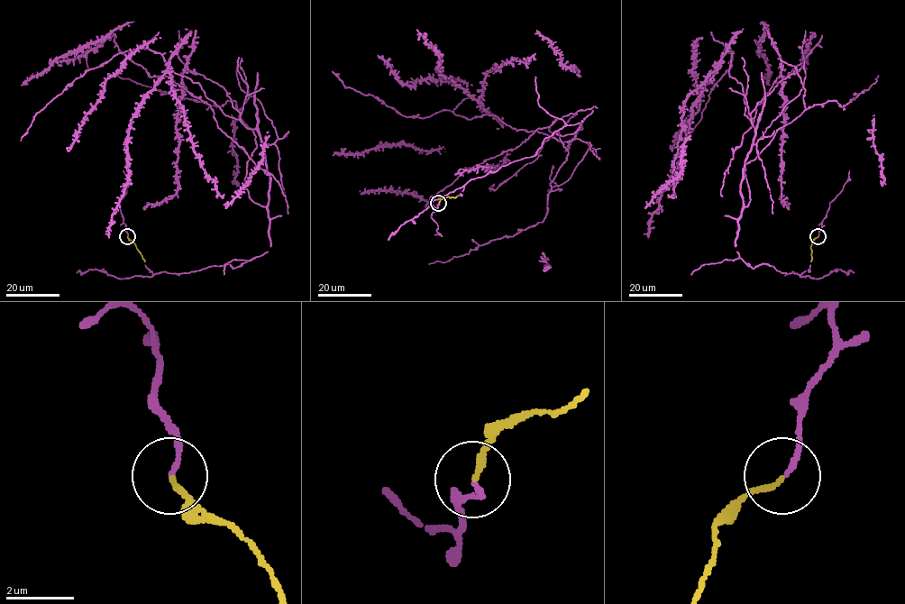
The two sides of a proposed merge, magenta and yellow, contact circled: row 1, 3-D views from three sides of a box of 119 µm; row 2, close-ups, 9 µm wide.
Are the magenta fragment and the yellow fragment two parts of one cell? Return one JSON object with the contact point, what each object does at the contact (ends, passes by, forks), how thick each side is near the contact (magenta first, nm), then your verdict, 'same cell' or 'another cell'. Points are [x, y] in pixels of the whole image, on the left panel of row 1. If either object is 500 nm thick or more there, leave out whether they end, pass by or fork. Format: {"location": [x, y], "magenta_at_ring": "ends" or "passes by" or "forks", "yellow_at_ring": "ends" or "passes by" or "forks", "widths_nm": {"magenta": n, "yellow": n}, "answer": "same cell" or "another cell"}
{"location": [127, 236], "magenta_at_ring": "ends", "yellow_at_ring": "ends", "widths_nm": {"magenta": 140, "yellow": 160}, "answer": "same cell"}

